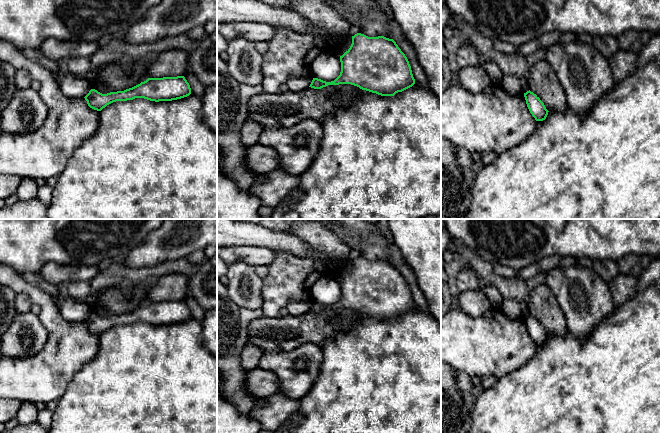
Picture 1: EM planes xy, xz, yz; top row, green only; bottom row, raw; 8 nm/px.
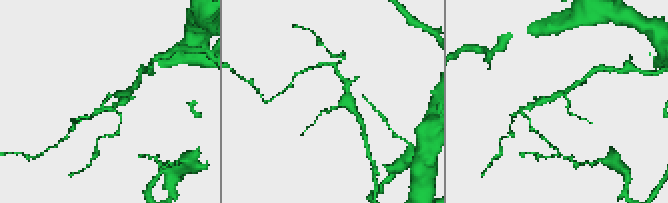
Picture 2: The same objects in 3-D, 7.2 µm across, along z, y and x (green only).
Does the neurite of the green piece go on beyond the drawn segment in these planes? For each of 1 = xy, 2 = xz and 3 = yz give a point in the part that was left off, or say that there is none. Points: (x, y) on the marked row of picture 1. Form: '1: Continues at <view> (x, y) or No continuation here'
1: No continuation here
2: No continuation here
3: No continuation here

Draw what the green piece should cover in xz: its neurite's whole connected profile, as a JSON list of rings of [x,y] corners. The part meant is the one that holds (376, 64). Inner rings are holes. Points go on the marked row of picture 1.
[[[355,34],[340,62],[341,72],[334,81],[313,78],[309,87],[351,84],[381,96],[394,96],[415,84],[407,57],[393,39],[384,36]]]

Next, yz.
[[[530,90],[524,93],[524,97],[527,107],[535,120],[545,120],[549,111],[546,109],[544,103],[540,100],[540,98]]]

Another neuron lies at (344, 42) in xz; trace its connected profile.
[[[349,34],[345,36],[339,36],[336,38],[336,41],[340,48],[338,51],[338,56],[340,57],[350,48],[352,44],[352,36],[350,36]]]

